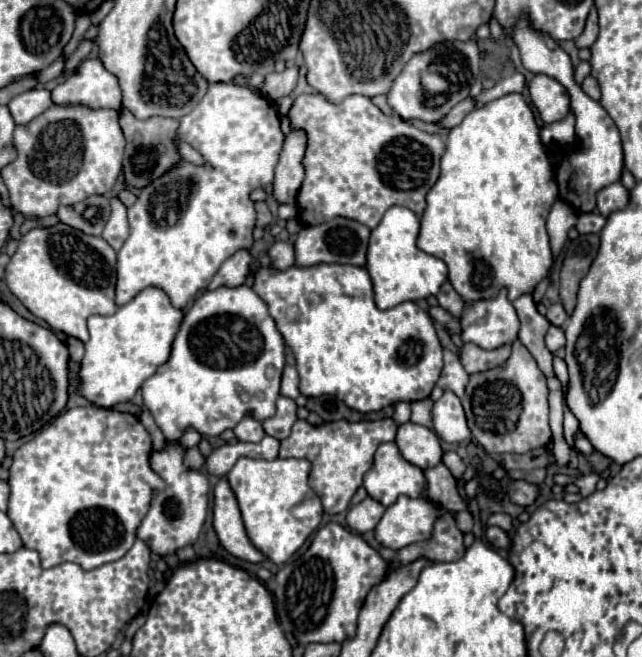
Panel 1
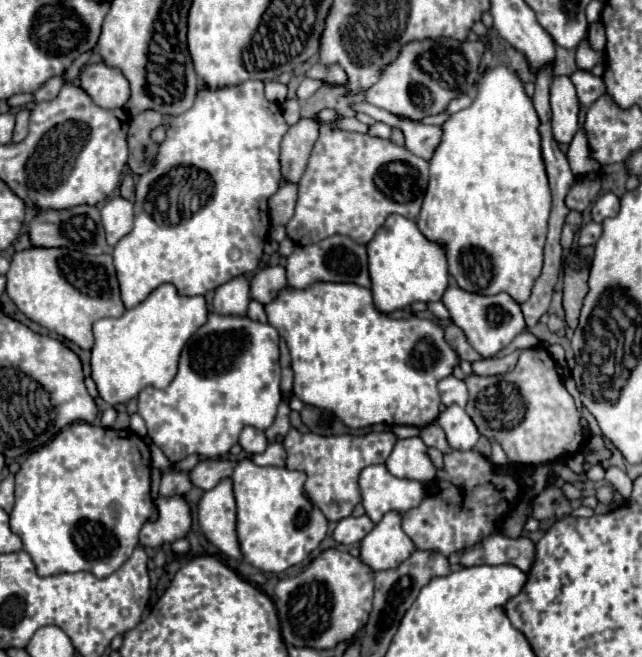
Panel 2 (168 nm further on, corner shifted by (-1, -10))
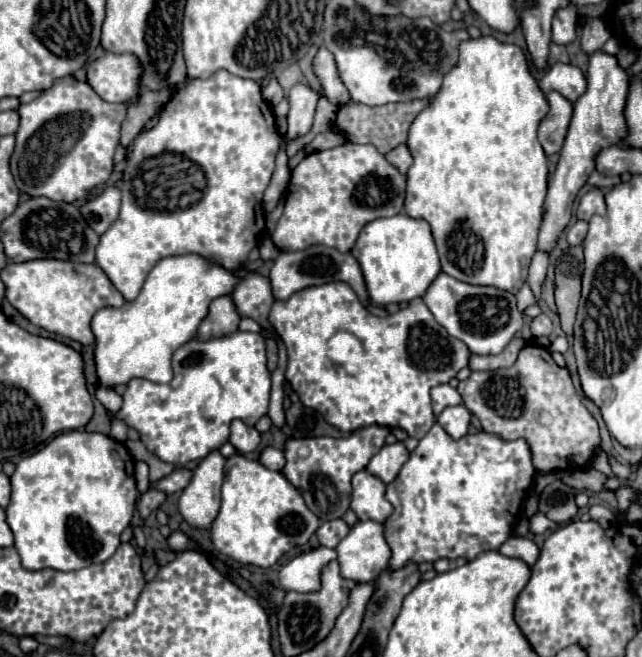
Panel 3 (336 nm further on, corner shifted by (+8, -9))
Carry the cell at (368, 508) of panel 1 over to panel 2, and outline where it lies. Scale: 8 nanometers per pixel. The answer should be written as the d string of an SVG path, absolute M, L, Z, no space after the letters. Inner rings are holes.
M366 514L358 518L348 516L338 522L334 530L334 538L340 544L354 544L354 542L360 542L372 528L374 528L374 522Z

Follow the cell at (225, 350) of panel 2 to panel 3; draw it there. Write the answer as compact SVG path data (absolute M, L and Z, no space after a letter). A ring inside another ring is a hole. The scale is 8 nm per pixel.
M237 331L221 339L209 339L209 341L191 339L189 343L185 343L175 351L173 369L175 377L169 385L151 383L147 379L131 379L123 393L123 407L113 415L121 419L125 425L139 431L147 451L157 455L161 461L183 467L189 461L203 459L209 451L219 449L223 443L227 443L229 423L233 419L239 417L243 423L251 427L261 419L261 415L267 413L271 373L267 371L265 339L261 333Z

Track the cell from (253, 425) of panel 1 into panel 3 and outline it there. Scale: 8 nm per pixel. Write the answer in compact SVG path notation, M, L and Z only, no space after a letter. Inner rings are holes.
M235 419L231 423L231 435L229 435L229 443L239 451L239 453L251 453L257 449L261 441L261 435L255 427L245 425L243 421Z

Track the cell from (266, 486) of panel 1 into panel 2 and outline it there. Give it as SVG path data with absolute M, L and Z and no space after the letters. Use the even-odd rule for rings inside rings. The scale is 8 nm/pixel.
M248 458L240 460L232 472L238 506L238 540L244 560L264 572L284 572L300 564L324 540L328 520L304 494L304 472L256 466Z

